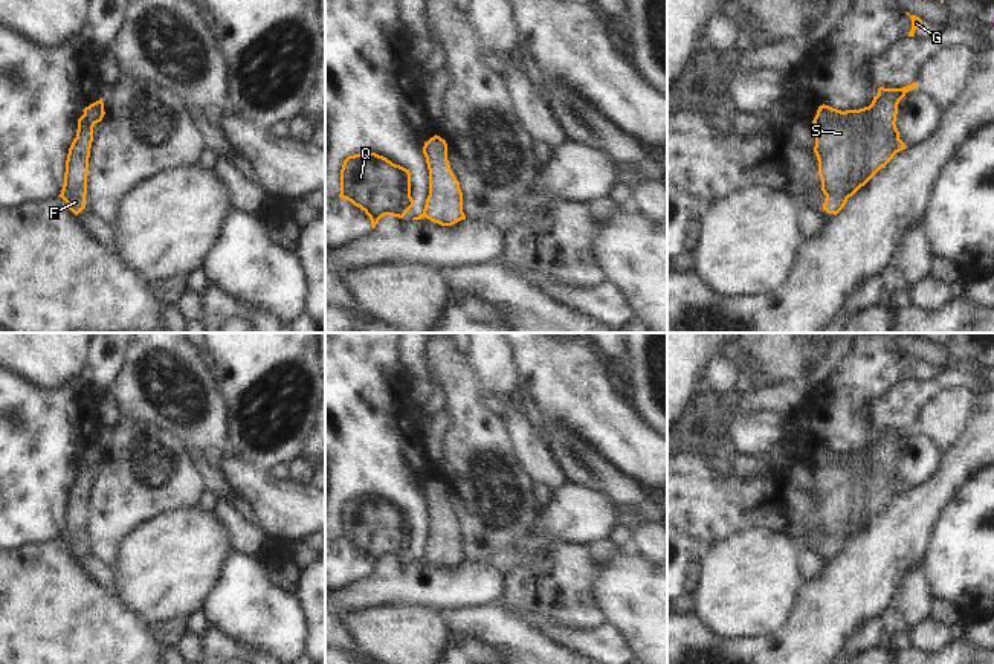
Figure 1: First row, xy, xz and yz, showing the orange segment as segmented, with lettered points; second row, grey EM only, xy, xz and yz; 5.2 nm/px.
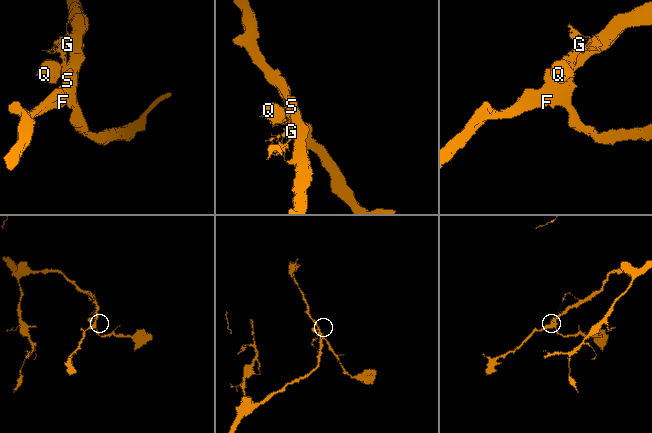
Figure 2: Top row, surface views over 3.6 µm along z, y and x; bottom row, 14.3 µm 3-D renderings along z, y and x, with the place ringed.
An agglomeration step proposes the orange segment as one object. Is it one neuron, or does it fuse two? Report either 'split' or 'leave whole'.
split

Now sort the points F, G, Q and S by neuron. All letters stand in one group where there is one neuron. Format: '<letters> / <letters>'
F S / G Q

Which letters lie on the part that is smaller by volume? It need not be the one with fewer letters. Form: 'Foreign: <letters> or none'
Foreign: G, Q

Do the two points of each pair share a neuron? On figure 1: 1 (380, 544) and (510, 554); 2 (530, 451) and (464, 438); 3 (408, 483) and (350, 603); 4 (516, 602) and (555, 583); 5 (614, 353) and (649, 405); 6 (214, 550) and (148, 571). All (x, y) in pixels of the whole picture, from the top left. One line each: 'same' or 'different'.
1: different
2: different
3: different
4: same
5: different
6: same

